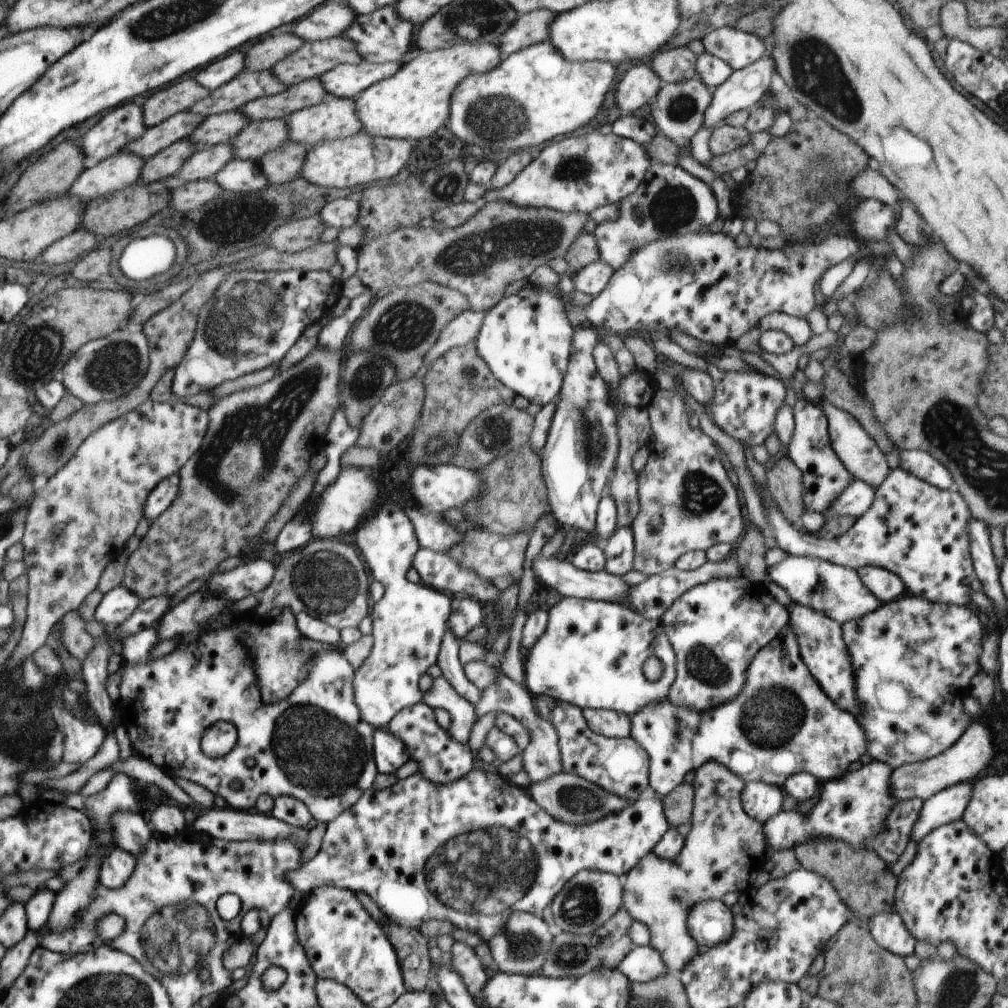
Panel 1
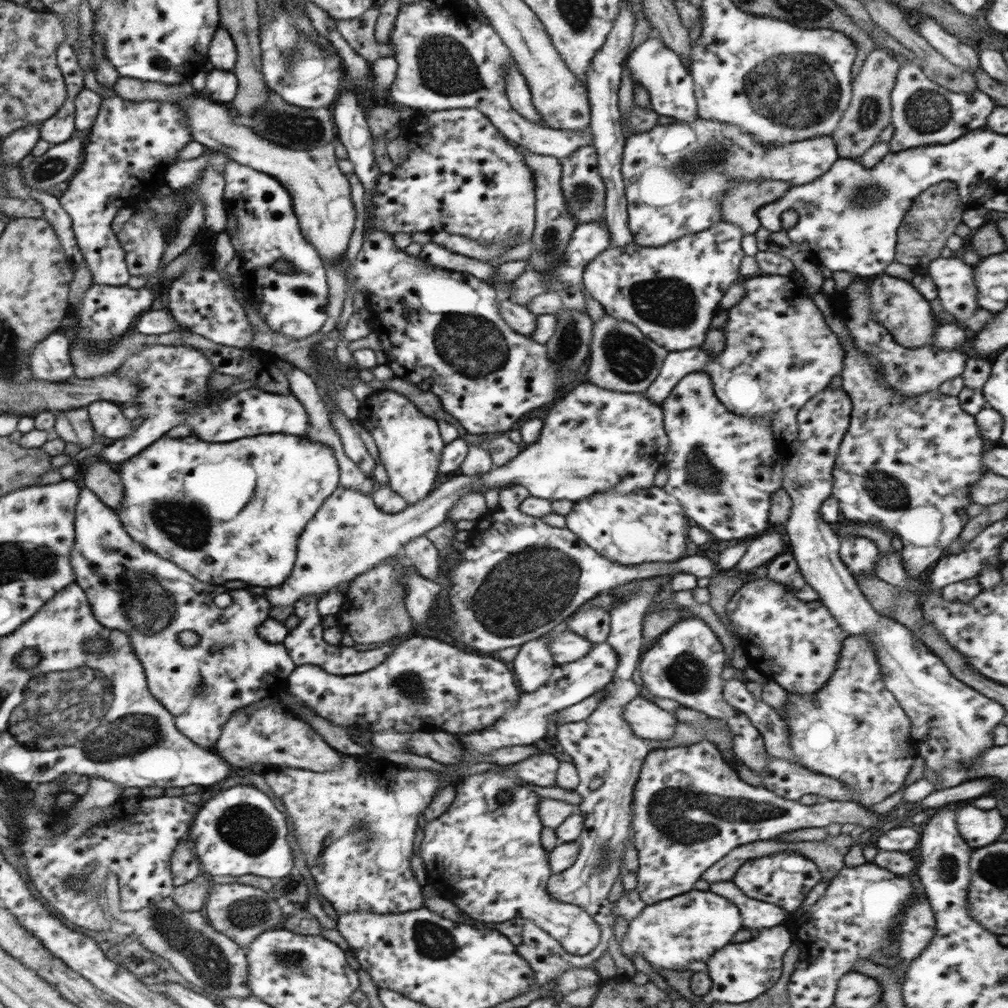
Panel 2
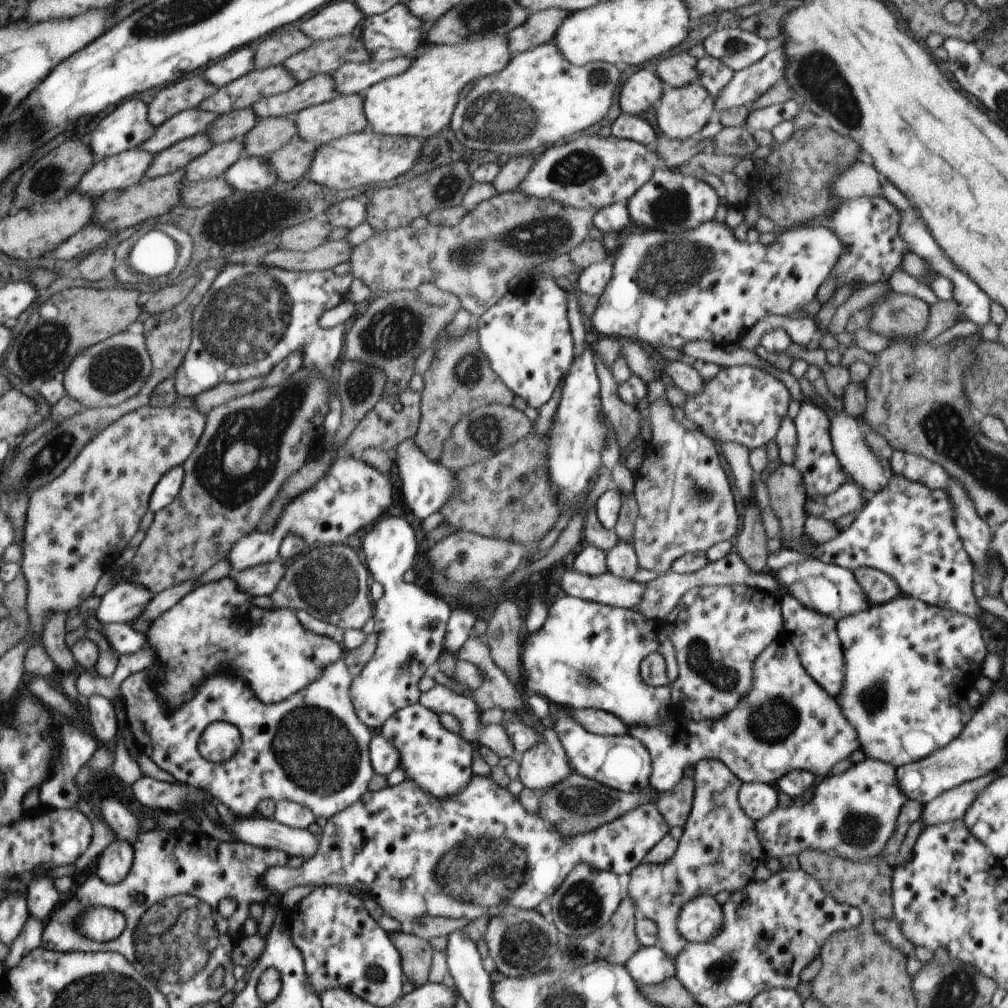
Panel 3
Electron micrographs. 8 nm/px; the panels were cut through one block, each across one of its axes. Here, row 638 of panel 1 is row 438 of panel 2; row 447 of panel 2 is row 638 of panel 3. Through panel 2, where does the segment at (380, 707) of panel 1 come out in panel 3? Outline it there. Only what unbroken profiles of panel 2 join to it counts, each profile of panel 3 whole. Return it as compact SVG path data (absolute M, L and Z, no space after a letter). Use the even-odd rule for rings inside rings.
M384 514L372 526L365 530L362 540L362 550L366 556L367 569L377 581L384 587L384 596L374 602L373 618L376 625L374 633L378 637L376 652L370 662L364 666L359 676L353 678L350 697L359 720L374 732L380 728L402 708L419 703L421 691L419 681L426 674L429 666L438 662L443 650L444 638L447 634L447 623L451 616L453 606L451 600L442 598L426 586L420 588L416 584L406 584L403 575L414 567L414 560L418 556L418 538L416 530L400 516Z

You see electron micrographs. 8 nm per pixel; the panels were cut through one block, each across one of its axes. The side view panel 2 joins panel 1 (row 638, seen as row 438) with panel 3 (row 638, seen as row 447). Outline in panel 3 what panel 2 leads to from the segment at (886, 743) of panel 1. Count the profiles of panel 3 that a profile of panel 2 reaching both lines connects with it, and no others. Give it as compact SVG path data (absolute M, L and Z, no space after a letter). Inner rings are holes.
M901 594L895 600L884 605L871 606L859 614L838 620L837 632L844 650L845 684L841 696L837 697L836 700L844 716L855 727L861 750L866 757L883 761L897 770L899 767L923 760L935 751L940 751L963 732L964 726L972 719L974 714L974 710L966 702L966 698L970 690L974 688L976 680L981 676L981 669L988 654L986 642L982 638L982 628L980 628L976 616L967 616L963 613L928 605L922 600Z

